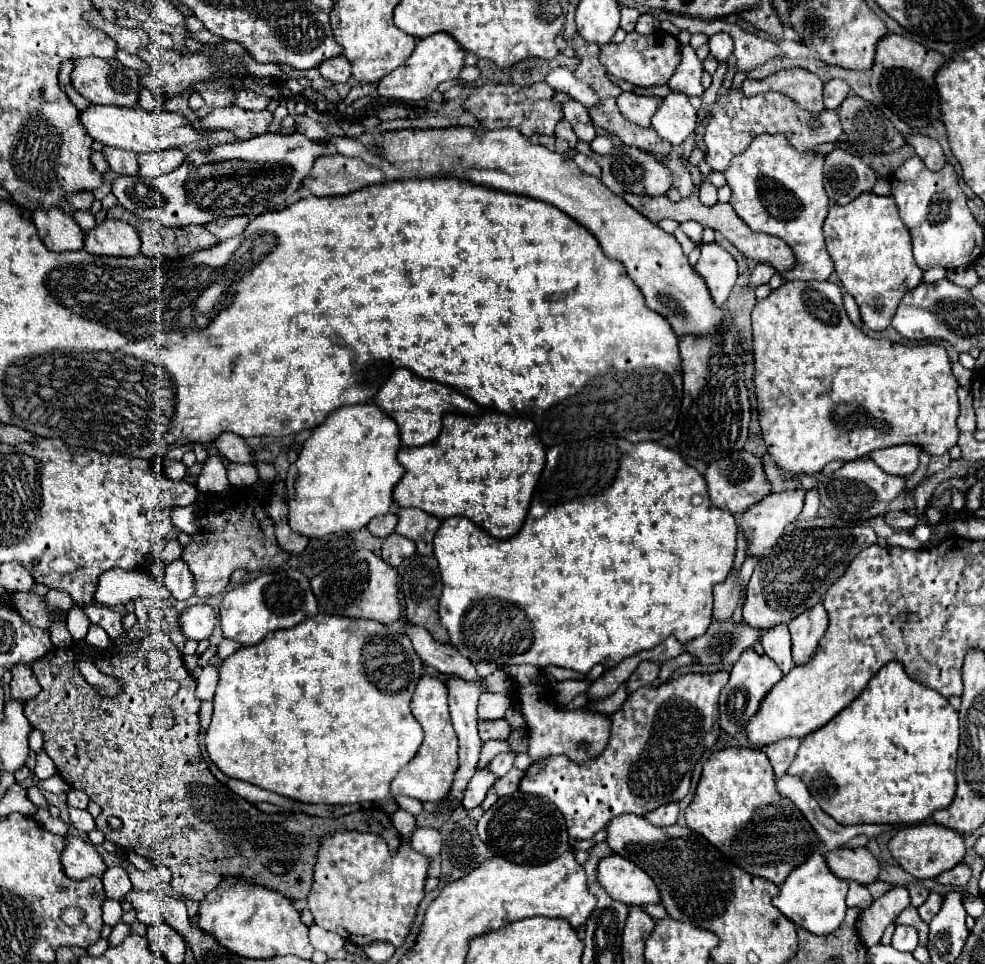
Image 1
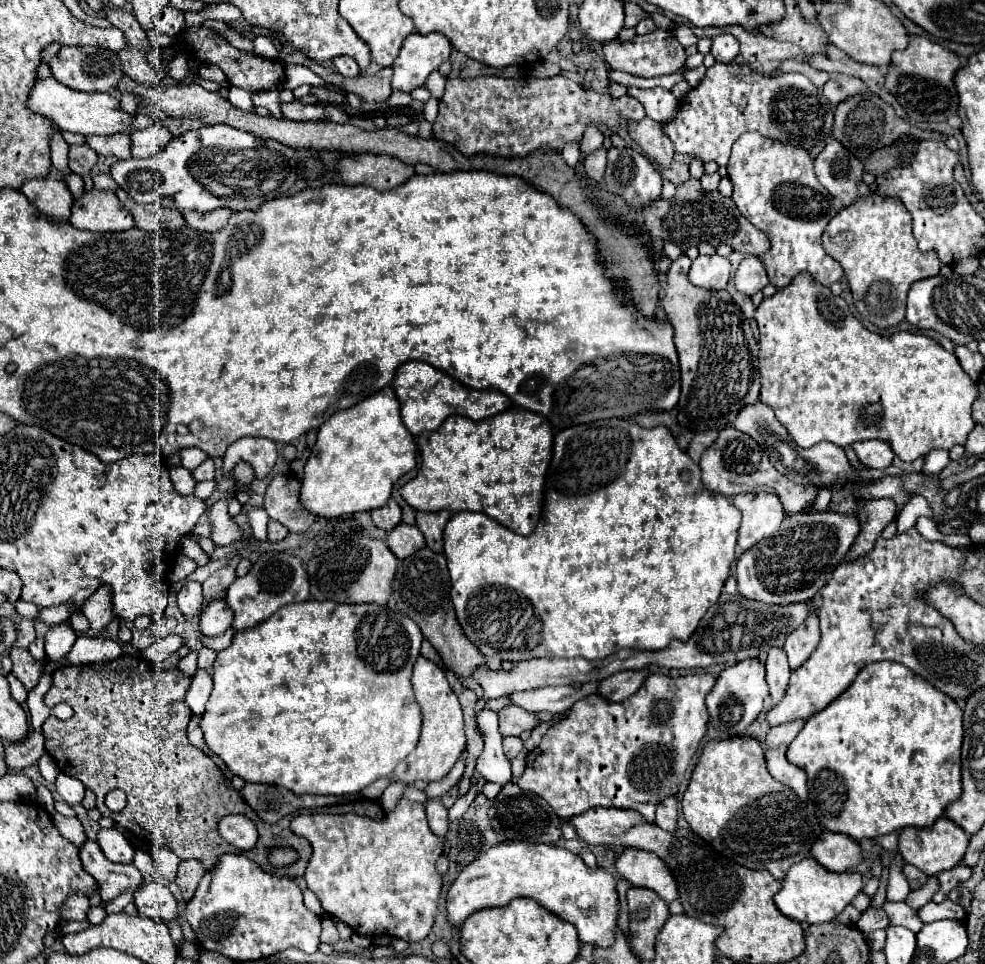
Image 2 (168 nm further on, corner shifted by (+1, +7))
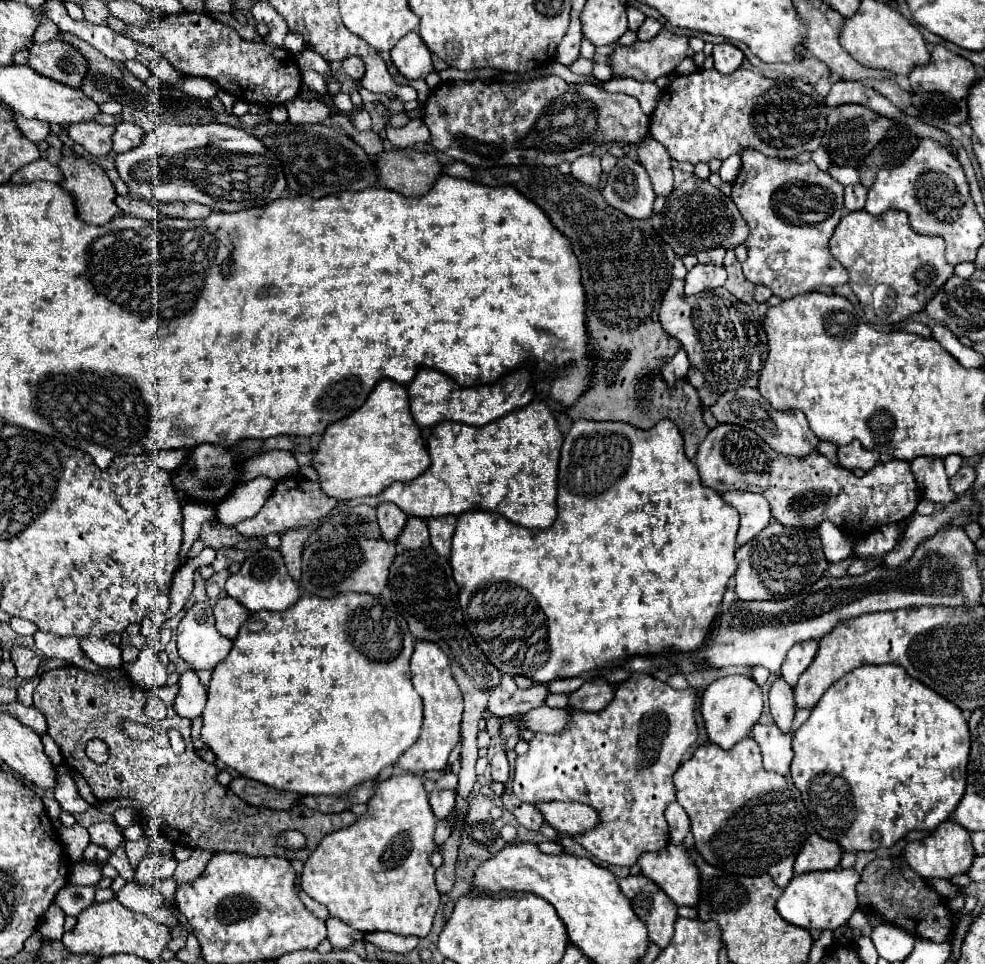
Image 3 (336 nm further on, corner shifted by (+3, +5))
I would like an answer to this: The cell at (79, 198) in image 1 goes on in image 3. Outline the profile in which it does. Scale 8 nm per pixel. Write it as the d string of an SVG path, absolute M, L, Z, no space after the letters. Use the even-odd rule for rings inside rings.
M15 115L15 121L19 125L19 129L23 131L23 135L33 141L33 143L41 143L45 141L47 133L49 133L49 125L47 123L39 123L35 119L23 119L21 115Z

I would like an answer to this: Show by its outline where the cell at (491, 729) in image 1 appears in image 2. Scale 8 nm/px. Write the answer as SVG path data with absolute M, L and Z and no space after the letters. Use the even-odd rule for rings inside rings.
M503 707L499 711L499 731L503 737L521 735L523 731L531 731L537 725L537 717L521 707Z

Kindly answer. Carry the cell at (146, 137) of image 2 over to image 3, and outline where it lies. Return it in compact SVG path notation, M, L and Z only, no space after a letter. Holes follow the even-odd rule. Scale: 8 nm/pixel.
M127 121L117 123L115 133L113 133L113 137L111 137L111 141L113 141L113 151L115 151L115 153L129 151L129 149L135 147L137 143L141 143L143 135L145 135L145 131L143 131L139 125L133 125L133 123L127 123Z

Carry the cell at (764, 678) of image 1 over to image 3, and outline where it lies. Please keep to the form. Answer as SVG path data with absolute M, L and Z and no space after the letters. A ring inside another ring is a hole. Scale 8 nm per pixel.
M729 675L713 681L701 695L701 717L705 721L707 737L721 749L731 749L735 743L745 739L751 727L759 721L763 709L763 695L759 685L745 675Z

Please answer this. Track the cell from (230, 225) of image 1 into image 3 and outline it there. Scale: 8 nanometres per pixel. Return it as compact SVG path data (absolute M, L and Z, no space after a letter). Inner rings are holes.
M155 203L155 207L163 215L177 219L203 219L211 213L209 207L203 207L199 203Z

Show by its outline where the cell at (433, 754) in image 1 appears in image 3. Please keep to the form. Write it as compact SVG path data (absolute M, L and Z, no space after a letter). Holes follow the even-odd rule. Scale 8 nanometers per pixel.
M415 641L415 651L411 655L411 681L413 681L415 691L423 699L425 719L423 719L423 727L421 727L419 739L407 749L407 753L403 753L399 757L397 765L403 771L411 771L411 773L443 769L447 765L449 753L459 743L463 695L461 695L459 685L453 679L453 673L451 673L451 667L449 667L449 659L439 649L437 643Z

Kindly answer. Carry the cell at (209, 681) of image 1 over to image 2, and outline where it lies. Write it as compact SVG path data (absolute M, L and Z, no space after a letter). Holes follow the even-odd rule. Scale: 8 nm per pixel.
M197 669L197 673L193 675L193 683L185 697L185 703L191 707L195 715L201 715L205 711L209 693L211 693L211 673L209 669Z

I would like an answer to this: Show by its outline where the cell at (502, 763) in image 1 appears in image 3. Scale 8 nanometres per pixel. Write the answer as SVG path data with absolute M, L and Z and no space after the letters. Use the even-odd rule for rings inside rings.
M499 751L491 759L491 775L493 775L493 781L507 783L507 779L509 779L509 762L505 751Z

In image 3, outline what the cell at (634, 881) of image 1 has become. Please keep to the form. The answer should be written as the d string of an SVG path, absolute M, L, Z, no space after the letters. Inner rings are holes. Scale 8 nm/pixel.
M669 843L663 851L639 857L641 873L653 879L677 905L699 903L699 869L683 845Z

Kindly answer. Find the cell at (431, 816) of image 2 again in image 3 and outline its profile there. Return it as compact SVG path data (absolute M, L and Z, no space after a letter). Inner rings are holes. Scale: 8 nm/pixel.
M443 789L443 791L431 791L429 801L433 807L433 813L437 819L447 819L455 807L455 789Z

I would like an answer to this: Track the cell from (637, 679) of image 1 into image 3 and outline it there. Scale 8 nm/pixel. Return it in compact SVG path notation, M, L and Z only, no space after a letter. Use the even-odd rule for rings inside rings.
M597 677L583 683L577 691L569 693L569 709L575 707L577 711L601 711L613 699L615 687L609 685L605 679Z

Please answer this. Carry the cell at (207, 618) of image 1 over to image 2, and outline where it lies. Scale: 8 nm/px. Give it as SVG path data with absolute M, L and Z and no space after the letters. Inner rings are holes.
M217 599L213 603L209 603L199 617L199 631L203 635L219 635L223 631L227 631L231 627L233 621L233 613L227 607L227 603L223 599Z

